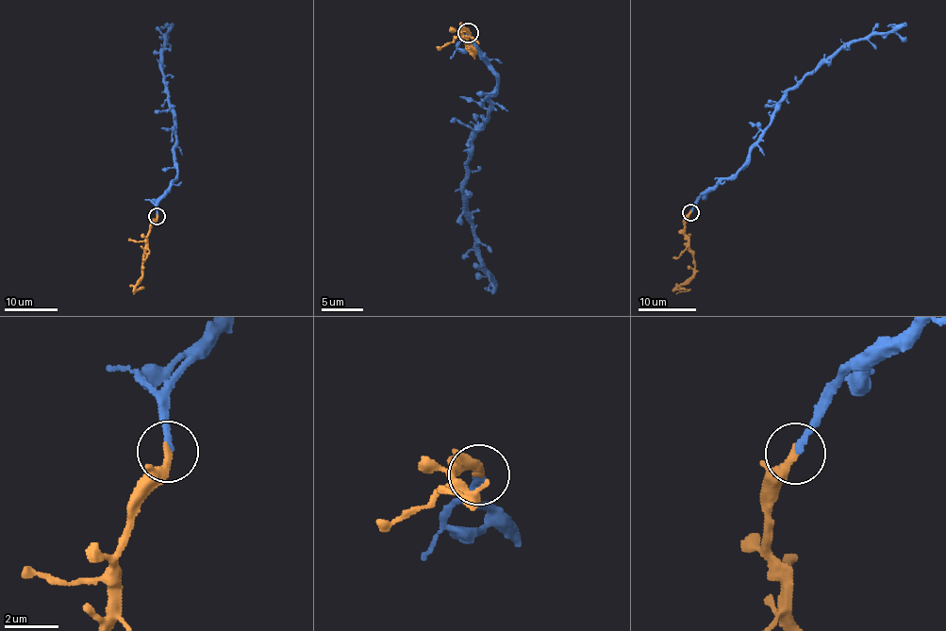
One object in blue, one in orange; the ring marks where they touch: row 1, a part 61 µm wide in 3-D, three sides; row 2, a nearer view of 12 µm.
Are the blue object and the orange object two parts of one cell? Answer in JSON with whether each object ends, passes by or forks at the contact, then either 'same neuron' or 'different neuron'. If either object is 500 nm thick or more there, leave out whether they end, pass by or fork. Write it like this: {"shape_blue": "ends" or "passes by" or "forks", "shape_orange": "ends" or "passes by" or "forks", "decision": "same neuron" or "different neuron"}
{"shape_blue": "ends", "shape_orange": "ends", "decision": "same neuron"}

